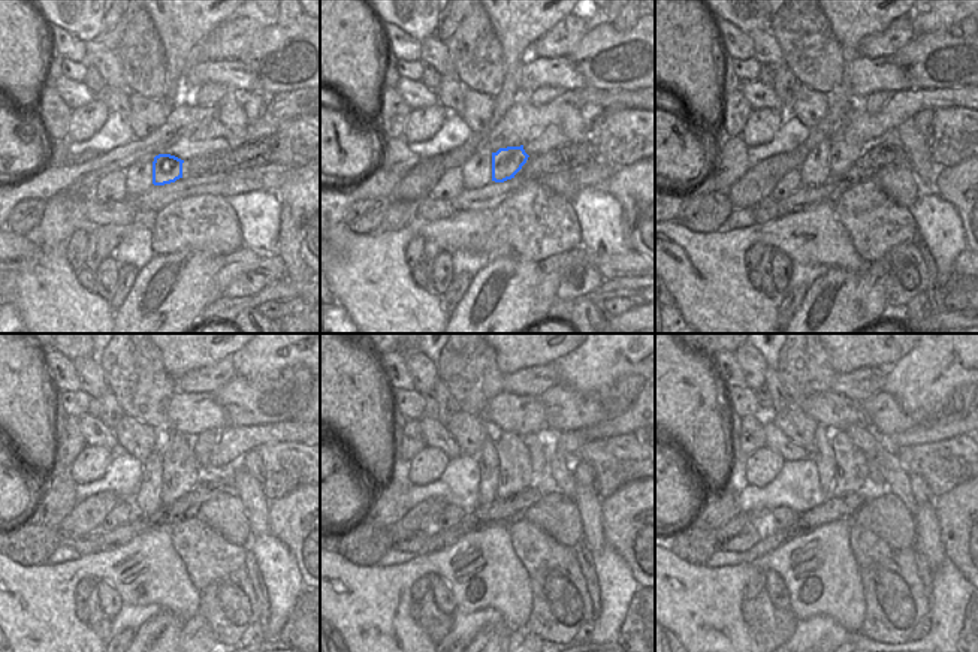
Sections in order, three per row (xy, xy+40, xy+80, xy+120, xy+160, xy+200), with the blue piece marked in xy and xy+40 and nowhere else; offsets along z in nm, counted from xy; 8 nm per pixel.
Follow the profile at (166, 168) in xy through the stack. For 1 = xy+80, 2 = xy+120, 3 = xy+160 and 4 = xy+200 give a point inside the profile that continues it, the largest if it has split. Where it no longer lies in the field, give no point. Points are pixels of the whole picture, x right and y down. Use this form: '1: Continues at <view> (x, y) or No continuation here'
1: Continues at xy+80 (842, 154)
2: Continues at xy+120 (180, 468)
3: Continues at xy+160 (515, 461)
4: Continues at xy+200 (851, 473).

